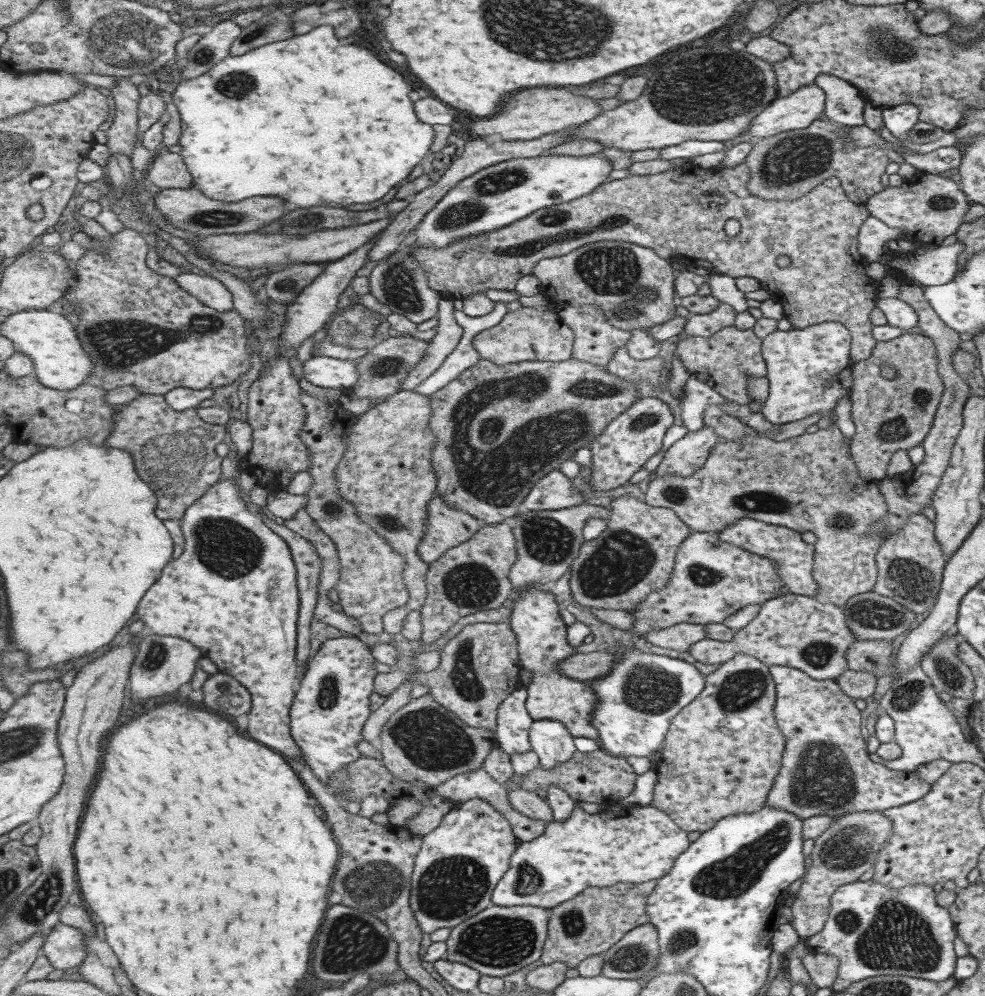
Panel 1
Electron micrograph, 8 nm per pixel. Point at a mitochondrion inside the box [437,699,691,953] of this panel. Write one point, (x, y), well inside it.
(528, 880)

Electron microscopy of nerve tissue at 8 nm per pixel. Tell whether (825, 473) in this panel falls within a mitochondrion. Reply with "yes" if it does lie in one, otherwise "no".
no

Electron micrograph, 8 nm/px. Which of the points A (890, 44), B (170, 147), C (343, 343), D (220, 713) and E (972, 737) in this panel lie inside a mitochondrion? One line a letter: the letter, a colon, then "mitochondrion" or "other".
A: mitochondrion
B: other
C: other
D: other
E: other

